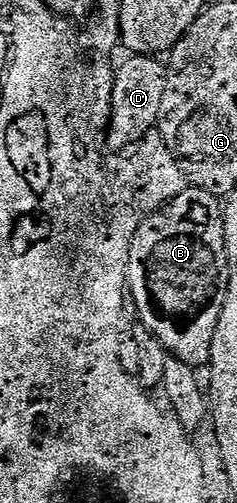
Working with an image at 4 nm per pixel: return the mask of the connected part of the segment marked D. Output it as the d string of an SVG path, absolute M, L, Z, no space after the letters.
M136 54L129 57L123 65L117 70L116 85L112 93L111 118L108 123L106 142L111 145L112 150L121 151L125 148L138 144L152 129L151 128L159 119L169 87L169 71L160 62L160 58L153 55Z

